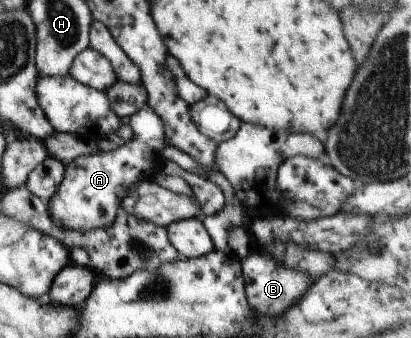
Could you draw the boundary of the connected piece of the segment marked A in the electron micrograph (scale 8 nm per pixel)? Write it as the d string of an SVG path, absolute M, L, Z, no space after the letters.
M148 105L129 119L133 137L115 151L100 151L74 158L64 167L65 178L55 196L49 201L48 211L52 221L62 228L90 231L111 226L122 211L122 196L140 182L161 175L165 160L160 151L168 144L165 125L161 117Z

